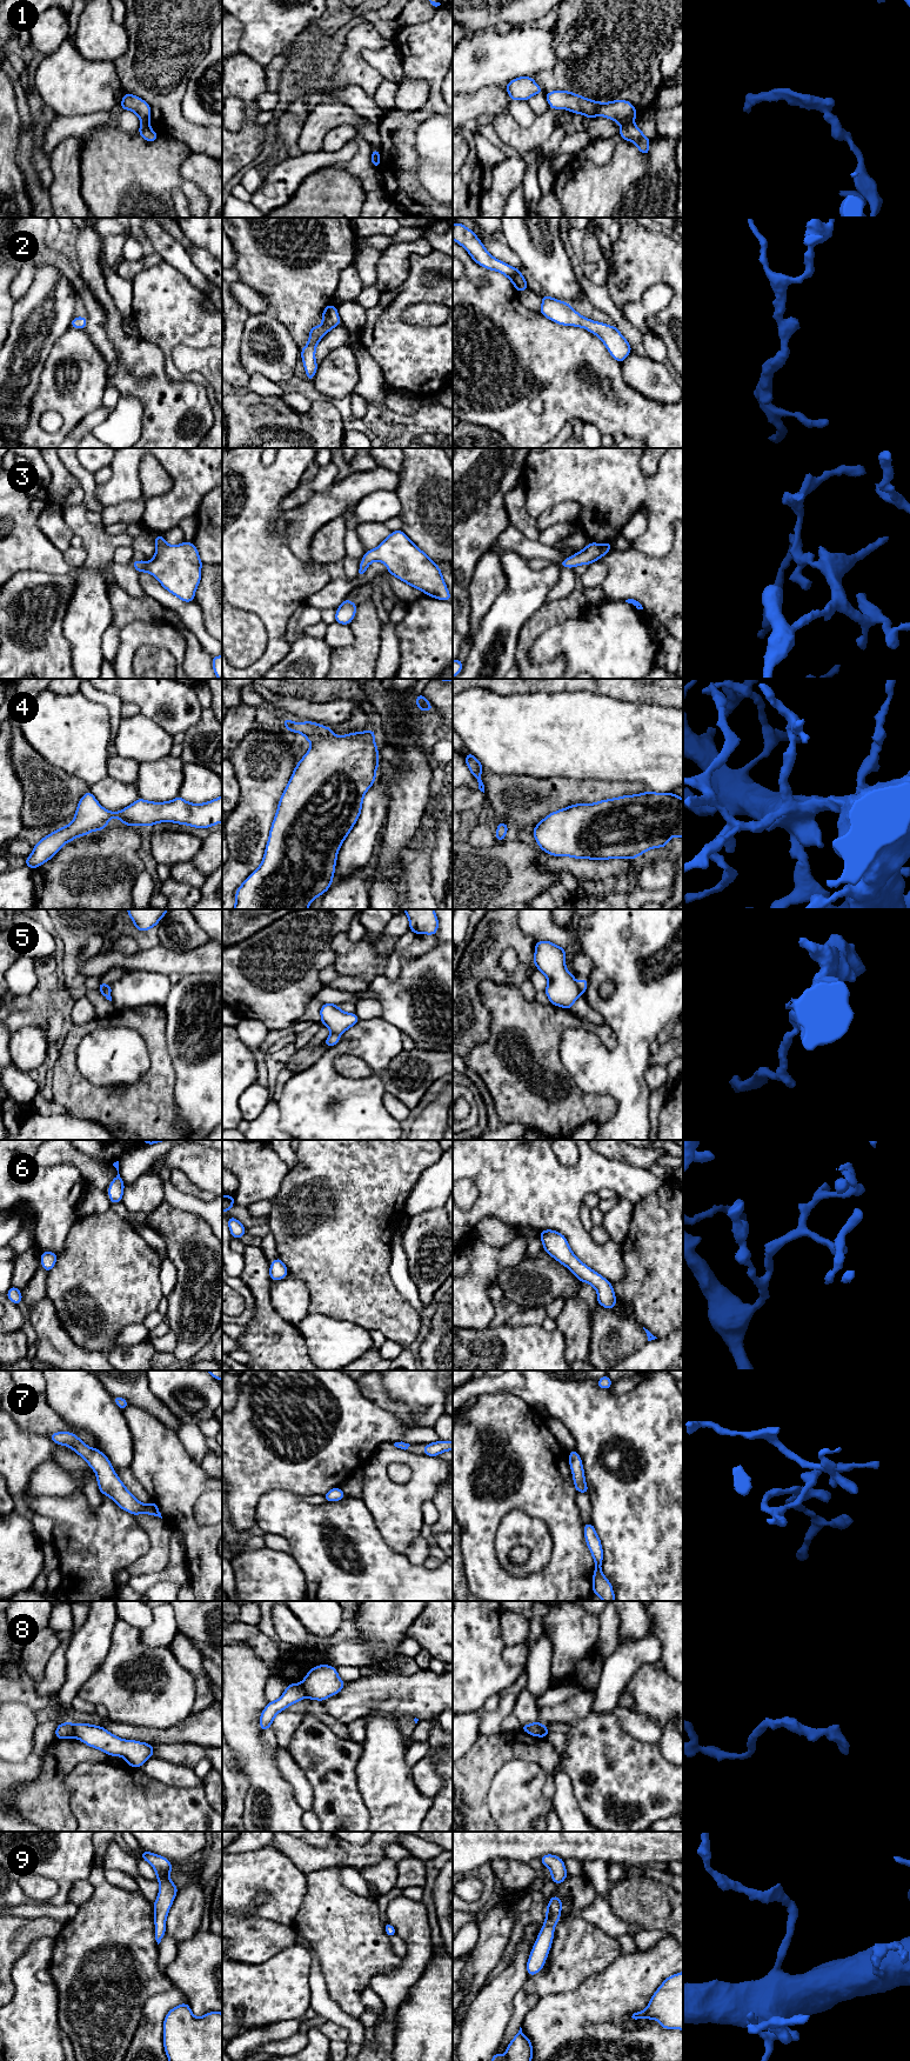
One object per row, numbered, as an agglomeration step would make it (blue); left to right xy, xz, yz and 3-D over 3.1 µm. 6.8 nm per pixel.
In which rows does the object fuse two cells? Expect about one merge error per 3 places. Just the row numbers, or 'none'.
1, 5, 8

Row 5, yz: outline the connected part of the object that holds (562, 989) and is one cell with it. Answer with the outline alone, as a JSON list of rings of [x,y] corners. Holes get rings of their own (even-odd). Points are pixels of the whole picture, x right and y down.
[[[537,941],[534,965],[548,980],[544,989],[551,1005],[570,1009],[581,995],[573,973],[566,968],[566,949],[550,941]]]

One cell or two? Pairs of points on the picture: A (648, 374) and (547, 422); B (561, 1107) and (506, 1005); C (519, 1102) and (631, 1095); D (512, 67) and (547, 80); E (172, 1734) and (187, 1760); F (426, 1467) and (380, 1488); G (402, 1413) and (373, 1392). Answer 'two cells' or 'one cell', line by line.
A: two cells
B: one cell
C: two cells
D: two cells
E: two cells
F: one cell
G: one cell

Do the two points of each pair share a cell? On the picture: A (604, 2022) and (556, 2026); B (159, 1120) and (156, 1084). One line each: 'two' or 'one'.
A: one
B: one

